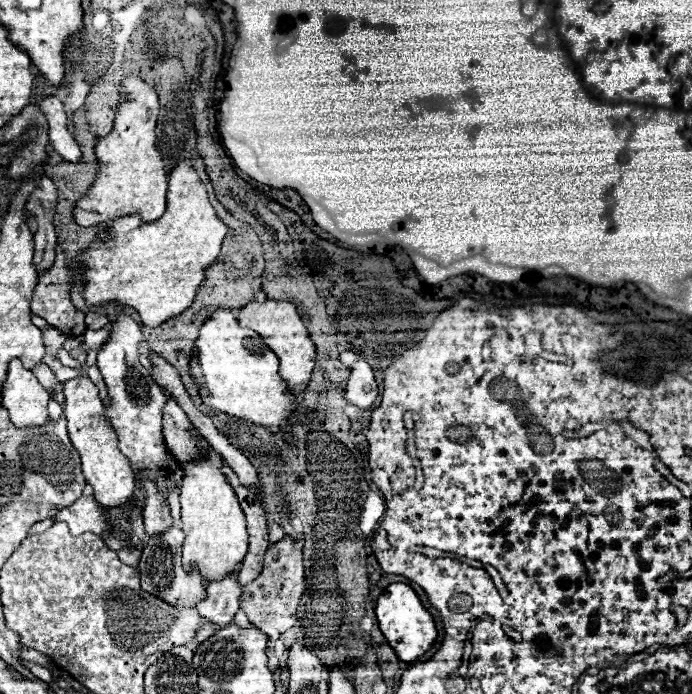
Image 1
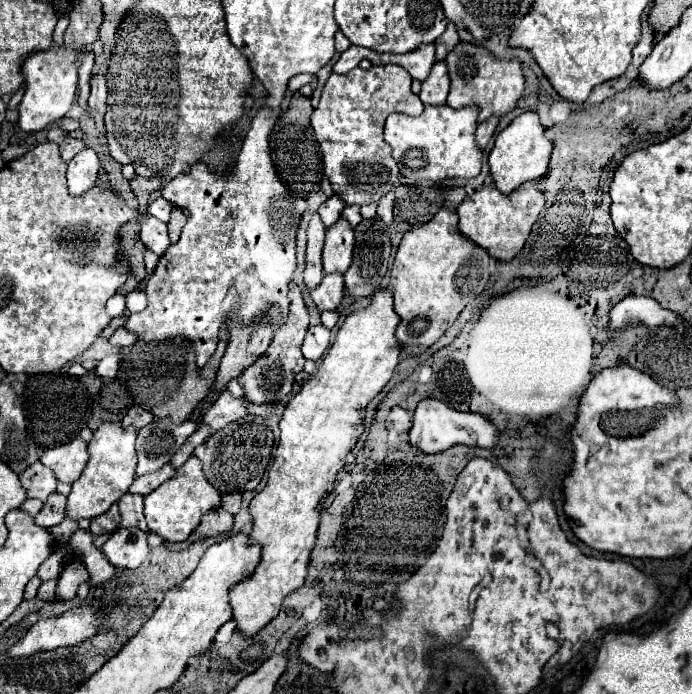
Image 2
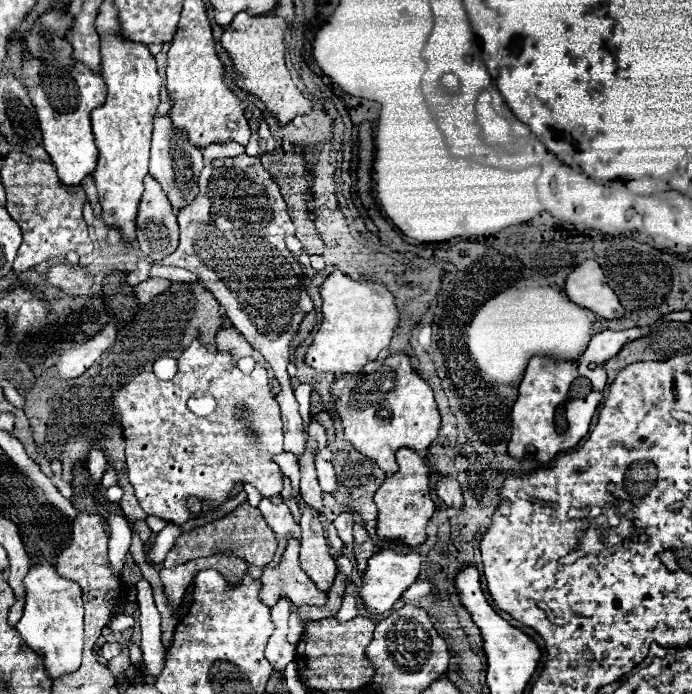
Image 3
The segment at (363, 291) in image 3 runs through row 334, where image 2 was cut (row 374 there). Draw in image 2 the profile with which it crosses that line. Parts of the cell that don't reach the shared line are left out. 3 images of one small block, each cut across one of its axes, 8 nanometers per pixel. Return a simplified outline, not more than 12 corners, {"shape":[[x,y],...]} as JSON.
{"shape":[[392,294],[340,326],[252,498],[254,636],[308,576],[322,502],[398,364]]}

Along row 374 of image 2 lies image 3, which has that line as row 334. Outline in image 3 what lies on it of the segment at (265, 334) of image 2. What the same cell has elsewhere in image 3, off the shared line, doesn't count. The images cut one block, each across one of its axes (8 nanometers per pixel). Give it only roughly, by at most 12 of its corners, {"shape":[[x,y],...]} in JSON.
{"shape":[[236,328],[220,330],[216,344],[234,360],[252,354]]}

